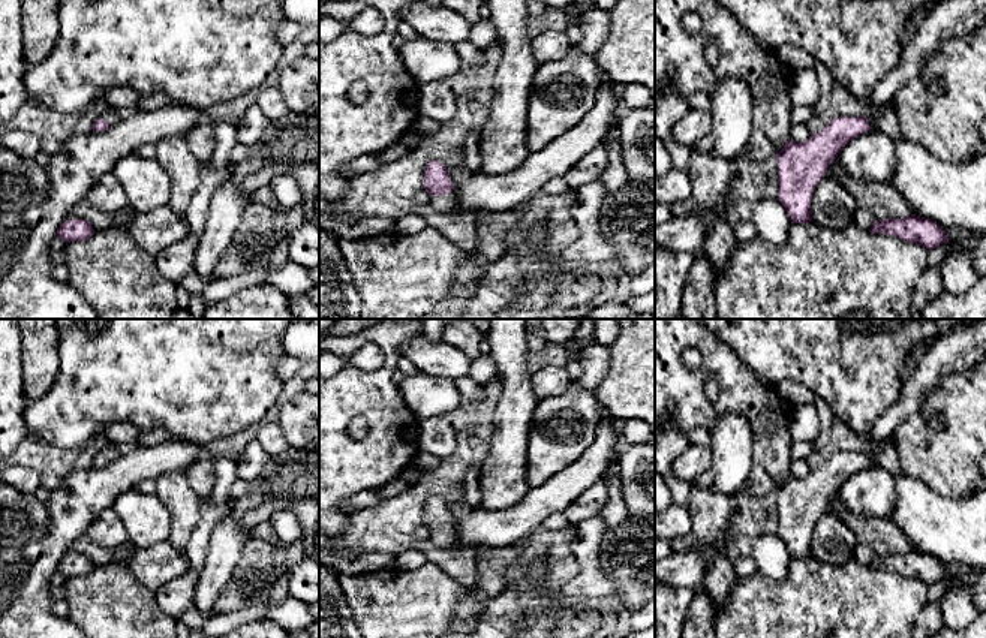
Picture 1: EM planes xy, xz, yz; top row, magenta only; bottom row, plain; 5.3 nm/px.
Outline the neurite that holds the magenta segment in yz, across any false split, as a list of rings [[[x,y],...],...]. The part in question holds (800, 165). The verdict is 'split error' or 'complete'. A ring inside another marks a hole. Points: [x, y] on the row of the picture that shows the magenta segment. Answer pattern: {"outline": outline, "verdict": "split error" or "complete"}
{"outline": [[[869,111],[862,117],[835,117],[823,130],[812,133],[808,141],[794,142],[790,138],[776,153],[778,199],[791,222],[812,222],[814,189],[851,139],[877,127],[878,115],[880,111]]], "verdict": "split error"}

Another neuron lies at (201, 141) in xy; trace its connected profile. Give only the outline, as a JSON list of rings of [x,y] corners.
[[[196,124],[184,135],[184,139],[189,150],[199,162],[210,162],[216,148],[216,138],[210,124]]]

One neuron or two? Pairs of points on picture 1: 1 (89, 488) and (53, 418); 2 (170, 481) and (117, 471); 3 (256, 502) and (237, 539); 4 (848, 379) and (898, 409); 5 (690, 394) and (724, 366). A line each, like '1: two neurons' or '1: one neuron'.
1: two neurons
2: two neurons
3: two neurons
4: two neurons
5: one neuron

